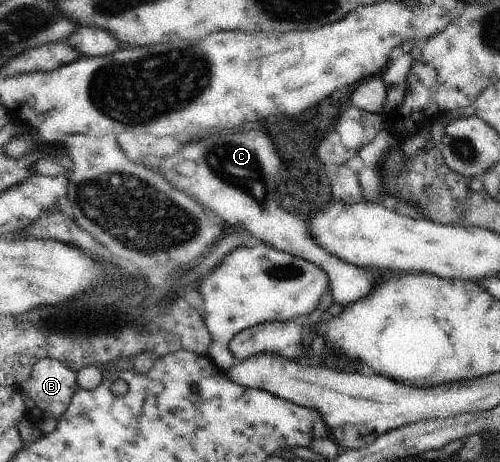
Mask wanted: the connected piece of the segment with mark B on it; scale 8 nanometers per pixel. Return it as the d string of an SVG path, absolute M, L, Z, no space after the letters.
M53 358L39 359L33 368L32 376L17 388L26 405L25 417L35 426L50 417L58 420L67 411L72 397L80 390L77 384L77 372Z

